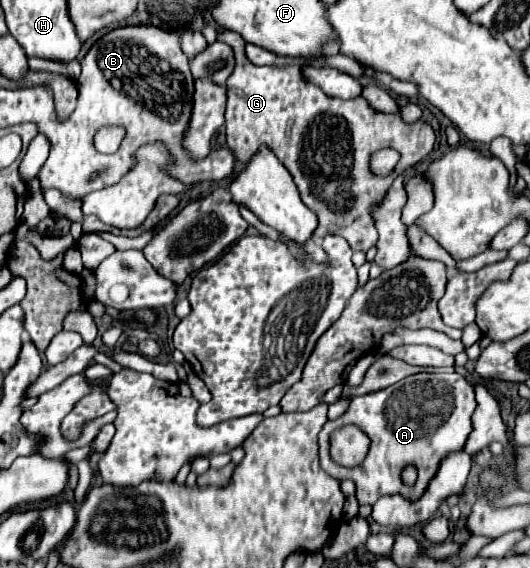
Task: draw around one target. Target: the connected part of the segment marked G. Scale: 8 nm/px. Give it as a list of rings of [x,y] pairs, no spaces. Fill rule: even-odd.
[[[233,31],[219,33],[219,41],[233,47],[235,61],[237,61],[233,75],[227,81],[227,89],[231,89],[231,91],[227,91],[229,99],[227,99],[227,113],[225,113],[225,117],[227,117],[227,147],[233,151],[235,159],[239,163],[249,163],[249,159],[259,151],[259,147],[267,147],[269,151],[273,151],[275,157],[293,175],[303,203],[307,207],[311,207],[313,211],[317,211],[319,227],[315,229],[315,237],[321,239],[327,233],[341,235],[347,239],[347,243],[351,245],[353,251],[367,253],[377,243],[377,229],[375,229],[373,217],[369,213],[371,205],[379,203],[383,199],[383,195],[387,193],[387,189],[391,187],[395,177],[399,177],[407,167],[413,167],[425,155],[431,153],[431,149],[435,145],[435,133],[431,137],[431,127],[425,121],[415,121],[413,125],[403,123],[399,113],[387,115],[387,113],[379,113],[375,109],[371,113],[371,105],[363,97],[355,97],[349,101],[327,97],[317,85],[305,81],[299,65],[257,67],[257,65],[249,63],[247,55],[245,55],[245,41],[241,39],[241,35],[237,35]],[[385,147],[397,149],[401,153],[401,159],[391,175],[379,179],[369,171],[369,159],[375,151],[385,149]]]

